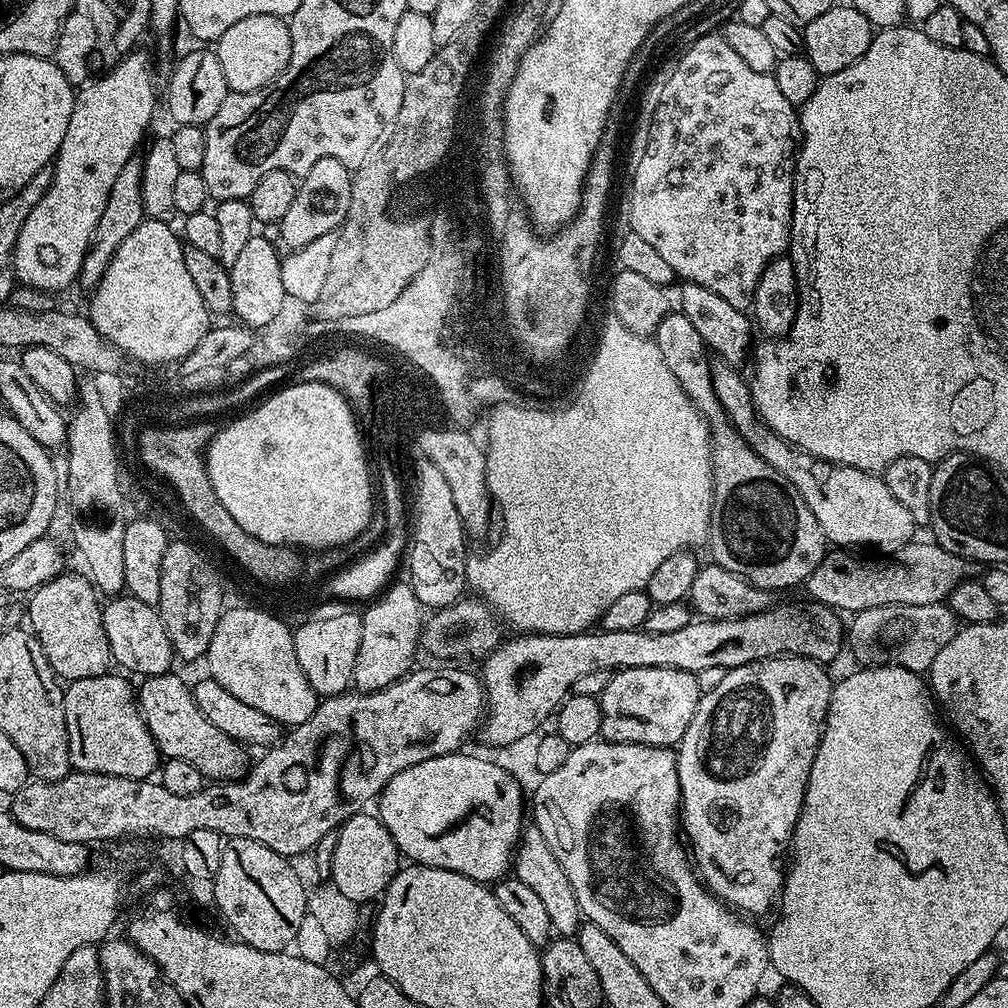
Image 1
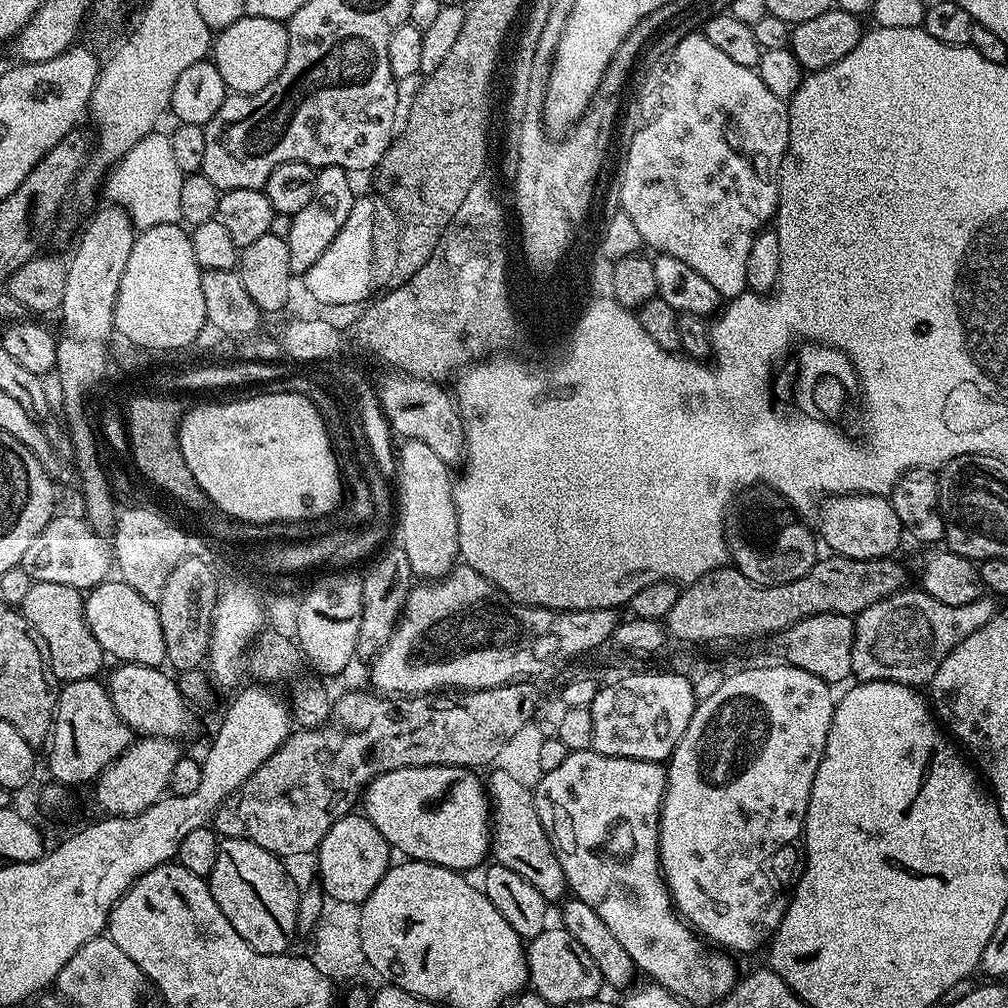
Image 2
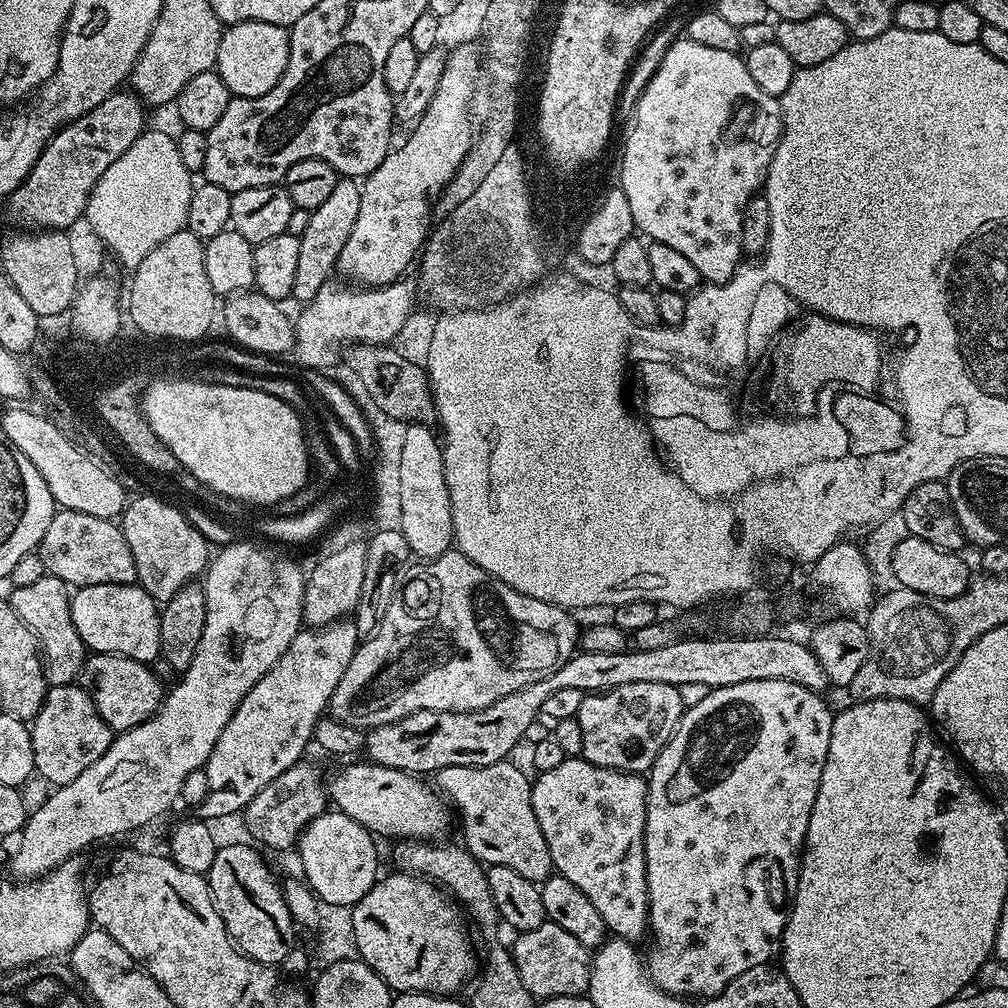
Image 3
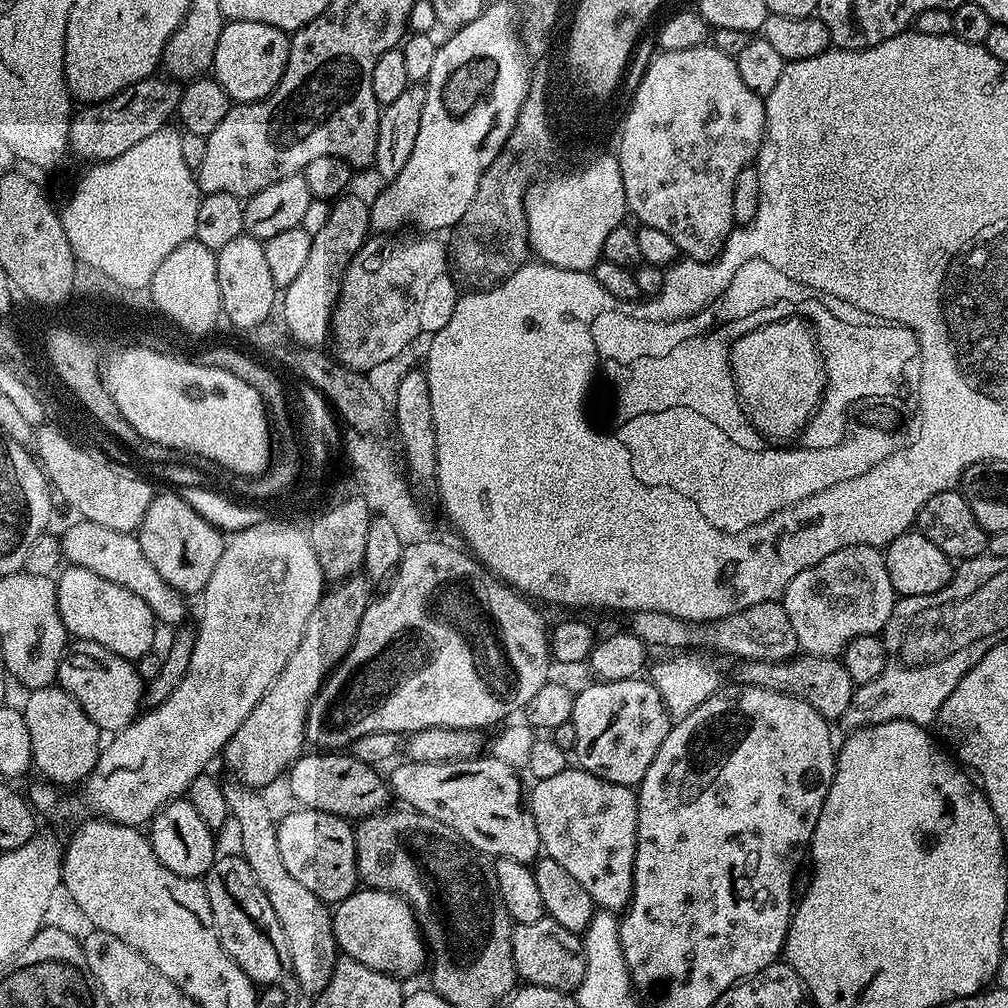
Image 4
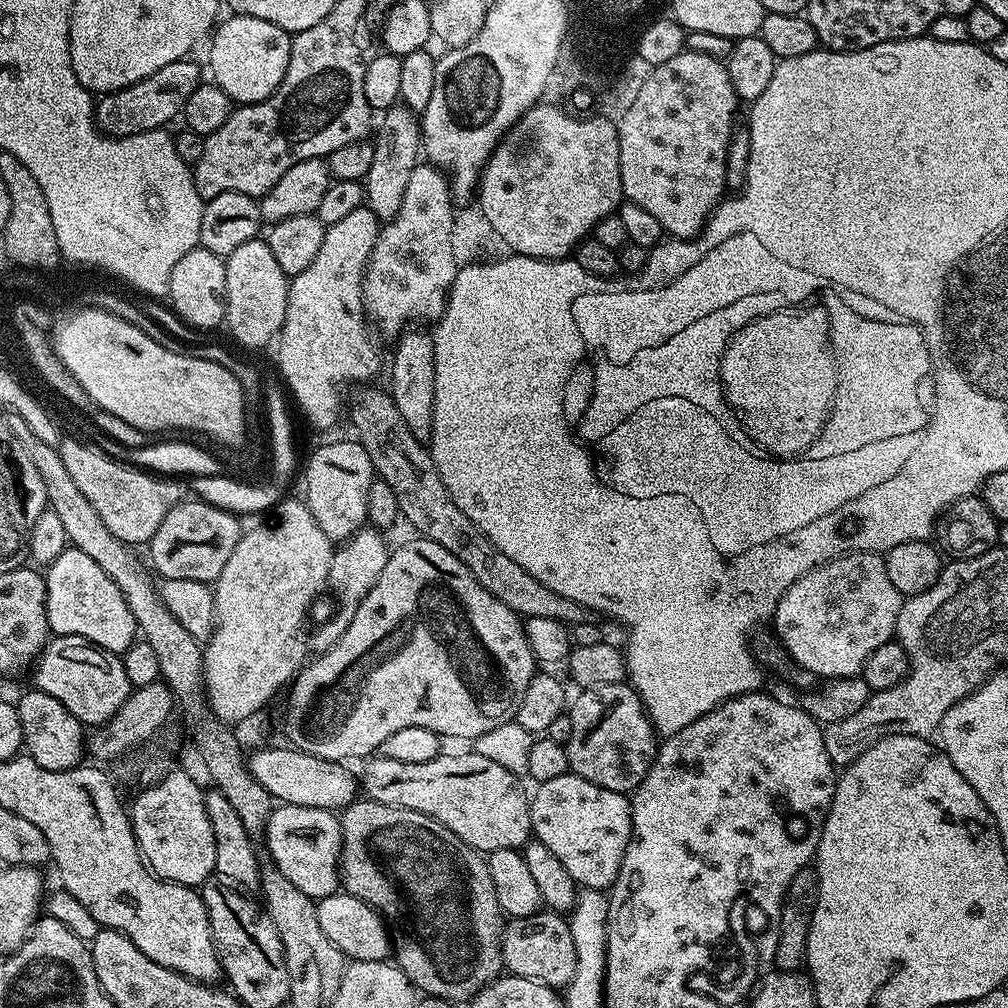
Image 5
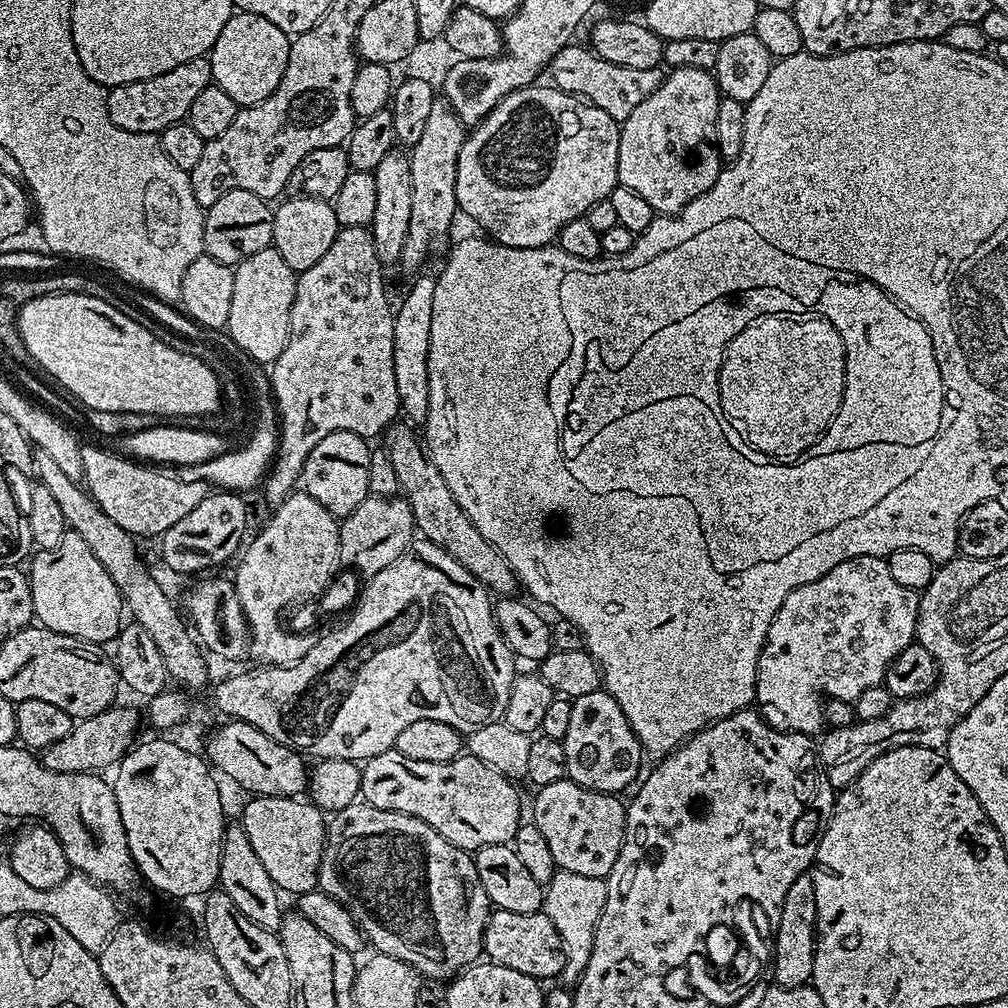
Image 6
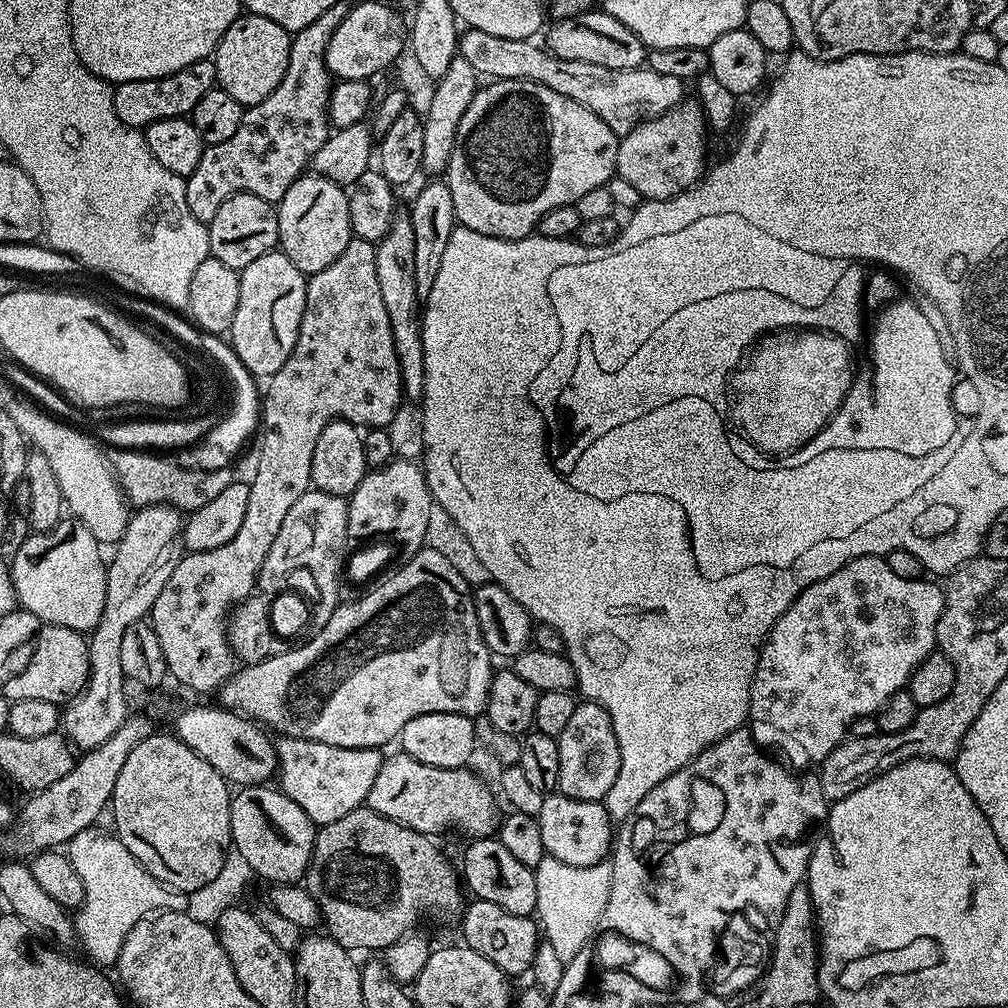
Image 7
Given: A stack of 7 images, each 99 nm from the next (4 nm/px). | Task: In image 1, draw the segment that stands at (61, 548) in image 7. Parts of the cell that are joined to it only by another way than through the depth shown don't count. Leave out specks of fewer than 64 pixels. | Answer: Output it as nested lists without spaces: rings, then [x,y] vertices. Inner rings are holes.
[[[117,594],[103,605],[103,610],[106,642],[110,642],[113,661],[121,664],[125,673],[137,672],[140,678],[169,675],[174,653],[166,626],[153,605],[138,602],[138,598],[127,594]]]

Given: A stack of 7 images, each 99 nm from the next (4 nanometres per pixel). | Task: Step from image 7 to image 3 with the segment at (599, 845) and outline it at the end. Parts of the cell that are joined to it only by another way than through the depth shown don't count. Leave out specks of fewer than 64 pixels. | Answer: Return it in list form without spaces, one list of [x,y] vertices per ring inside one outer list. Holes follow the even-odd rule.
[[[566,758],[562,766],[539,773],[532,780],[532,805],[550,846],[552,867],[559,875],[570,878],[590,903],[602,914],[613,937],[640,942],[648,927],[648,887],[646,886],[646,854],[644,823],[648,805],[648,782],[643,775],[619,772],[613,768],[594,766],[583,758]]]

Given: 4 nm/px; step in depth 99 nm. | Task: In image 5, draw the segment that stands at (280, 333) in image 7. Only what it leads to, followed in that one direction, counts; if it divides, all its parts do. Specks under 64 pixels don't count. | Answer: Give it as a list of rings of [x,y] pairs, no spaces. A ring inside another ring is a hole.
[[[257,238],[242,242],[238,250],[226,257],[226,290],[224,291],[224,318],[226,328],[240,344],[248,348],[271,345],[279,337],[286,318],[286,302],[290,277],[278,266],[267,239]]]

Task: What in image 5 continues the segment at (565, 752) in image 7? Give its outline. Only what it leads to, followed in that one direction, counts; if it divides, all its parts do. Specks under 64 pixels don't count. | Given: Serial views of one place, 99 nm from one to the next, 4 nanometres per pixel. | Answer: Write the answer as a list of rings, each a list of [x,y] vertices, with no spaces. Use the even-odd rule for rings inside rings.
[[[623,682],[612,685],[596,685],[593,688],[585,688],[579,693],[576,701],[571,701],[570,715],[572,729],[567,742],[568,767],[577,776],[586,778],[586,782],[594,782],[594,786],[602,786],[606,790],[631,794],[643,782],[644,775],[648,772],[656,758],[658,751],[658,733],[652,727],[648,713],[644,711],[644,705],[640,702],[640,696],[631,683]]]

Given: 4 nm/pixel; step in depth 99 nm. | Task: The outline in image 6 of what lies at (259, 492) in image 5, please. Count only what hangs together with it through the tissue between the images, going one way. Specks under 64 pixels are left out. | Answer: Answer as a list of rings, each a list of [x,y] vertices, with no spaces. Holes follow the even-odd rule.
[[[260,366],[253,367],[250,374],[252,384],[258,394],[258,420],[248,444],[240,450],[232,448],[219,455],[218,458],[196,464],[189,464],[186,468],[186,478],[190,481],[204,481],[209,486],[221,491],[233,491],[246,494],[247,491],[261,485],[267,475],[269,467],[276,457],[279,448],[279,421],[275,401],[271,394],[271,379],[267,371]]]

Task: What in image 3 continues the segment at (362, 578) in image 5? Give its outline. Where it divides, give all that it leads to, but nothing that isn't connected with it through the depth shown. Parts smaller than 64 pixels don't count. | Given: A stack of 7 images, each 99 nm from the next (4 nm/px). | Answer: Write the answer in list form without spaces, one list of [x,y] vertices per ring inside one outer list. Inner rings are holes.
[[[352,618],[333,620],[323,628],[305,627],[290,642],[290,646],[278,658],[278,662],[242,698],[238,710],[226,722],[222,734],[218,734],[218,742],[214,742],[214,750],[210,750],[208,763],[203,770],[209,779],[206,798],[198,806],[199,819],[205,822],[220,820],[223,816],[243,813],[244,807],[262,790],[262,786],[270,786],[278,774],[290,770],[290,766],[301,763],[305,759],[304,751],[314,740],[316,724],[325,715],[328,699],[334,694],[342,674],[346,674],[346,666],[350,666],[350,658],[354,658],[362,638],[356,629],[356,621]]]

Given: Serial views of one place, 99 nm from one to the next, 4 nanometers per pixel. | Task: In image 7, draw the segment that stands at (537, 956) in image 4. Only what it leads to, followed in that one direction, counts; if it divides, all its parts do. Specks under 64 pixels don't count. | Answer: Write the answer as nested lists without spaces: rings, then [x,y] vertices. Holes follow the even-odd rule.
[[[473,899],[462,913],[463,924],[463,943],[478,954],[482,954],[482,958],[490,958],[490,962],[494,962],[494,966],[502,969],[509,978],[516,978],[531,969],[535,952],[542,941],[541,929],[532,916],[510,914],[510,910],[494,906],[494,902]]]

